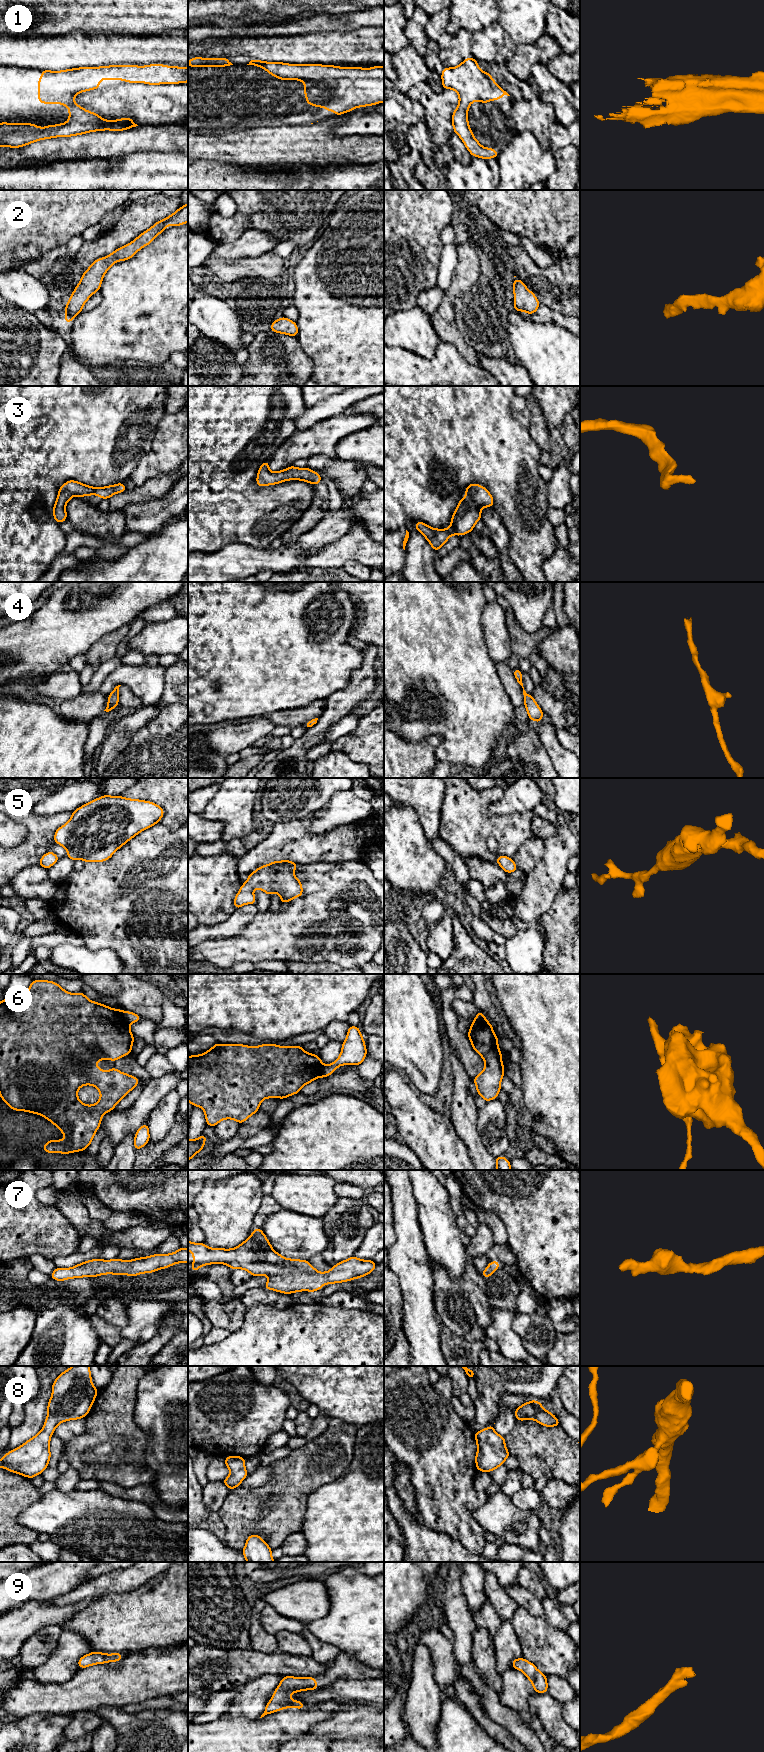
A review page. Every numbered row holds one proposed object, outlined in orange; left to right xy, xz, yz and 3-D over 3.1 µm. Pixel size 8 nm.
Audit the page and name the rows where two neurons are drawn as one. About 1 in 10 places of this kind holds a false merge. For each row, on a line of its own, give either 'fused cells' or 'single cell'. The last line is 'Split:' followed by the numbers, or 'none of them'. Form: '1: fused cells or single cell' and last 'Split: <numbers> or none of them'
1: single cell
2: single cell
3: single cell
4: single cell
5: single cell
6: fused cells
7: single cell
8: single cell
9: single cell
Split: 6

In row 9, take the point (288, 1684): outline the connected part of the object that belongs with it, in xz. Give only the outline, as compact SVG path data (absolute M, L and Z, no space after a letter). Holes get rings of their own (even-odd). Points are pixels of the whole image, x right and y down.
M284 1676L280 1681L279 1686L275 1689L271 1700L267 1703L264 1713L260 1718L267 1714L277 1712L288 1707L304 1709L304 1703L298 1700L290 1700L292 1692L297 1693L305 1690L318 1689L318 1684L315 1677L292 1677Z

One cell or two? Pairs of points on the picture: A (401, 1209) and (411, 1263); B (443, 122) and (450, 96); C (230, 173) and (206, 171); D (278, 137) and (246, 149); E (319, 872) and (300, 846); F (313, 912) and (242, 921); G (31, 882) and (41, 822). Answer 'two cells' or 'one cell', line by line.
A: one cell
B: one cell
C: one cell
D: one cell
E: two cells
F: two cells
G: two cells

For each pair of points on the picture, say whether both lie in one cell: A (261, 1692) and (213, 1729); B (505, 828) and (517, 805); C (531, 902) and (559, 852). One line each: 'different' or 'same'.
A: different
B: different
C: same

